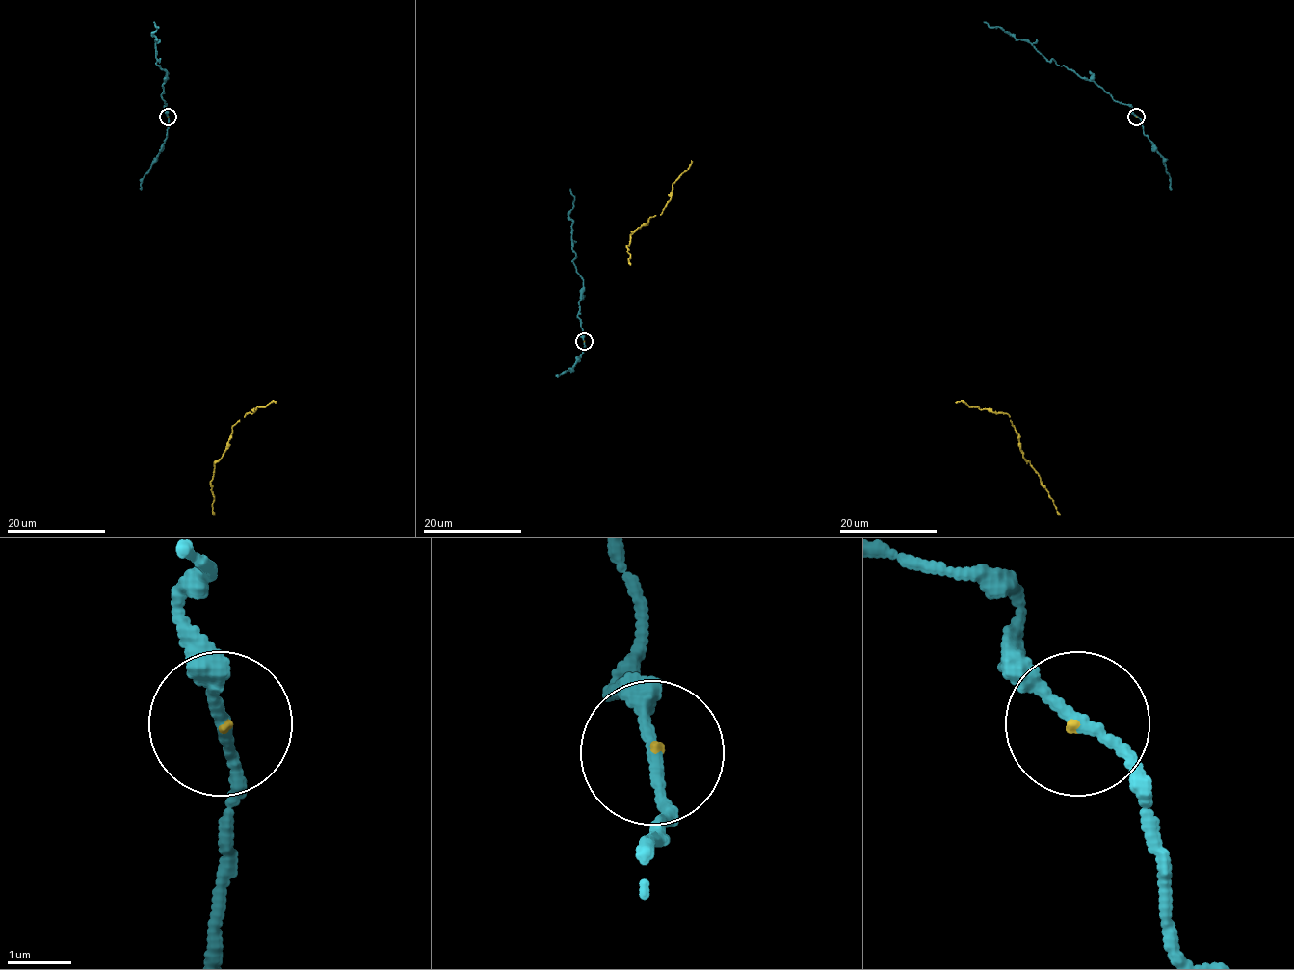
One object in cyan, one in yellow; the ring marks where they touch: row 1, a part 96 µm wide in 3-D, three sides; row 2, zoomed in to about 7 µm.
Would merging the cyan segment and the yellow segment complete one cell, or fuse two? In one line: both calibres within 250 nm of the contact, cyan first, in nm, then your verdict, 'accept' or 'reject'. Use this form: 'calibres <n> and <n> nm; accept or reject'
calibres 160 and 50 nm; accept

